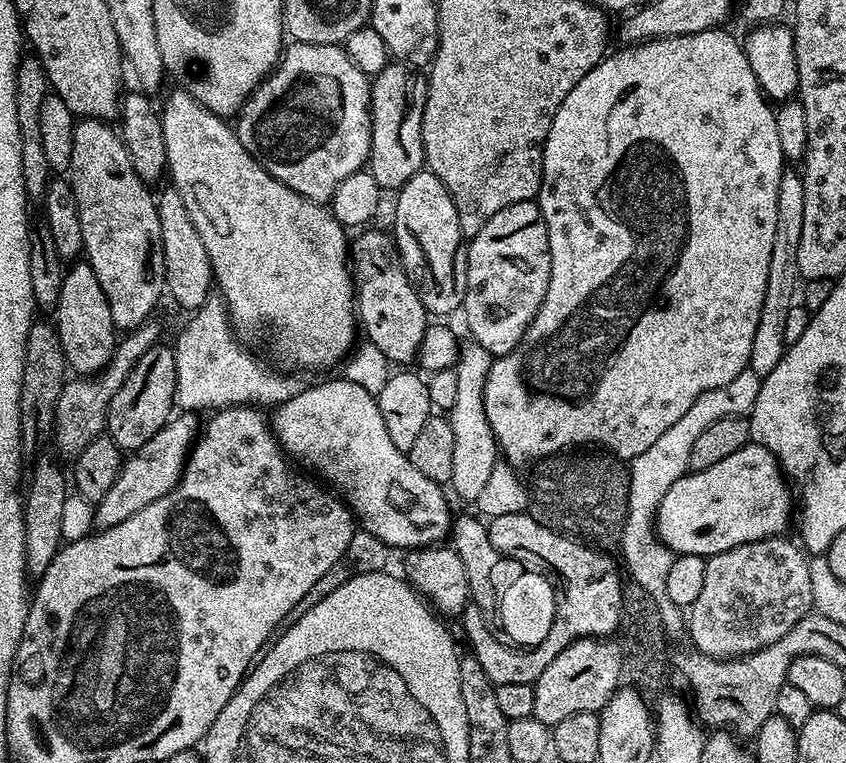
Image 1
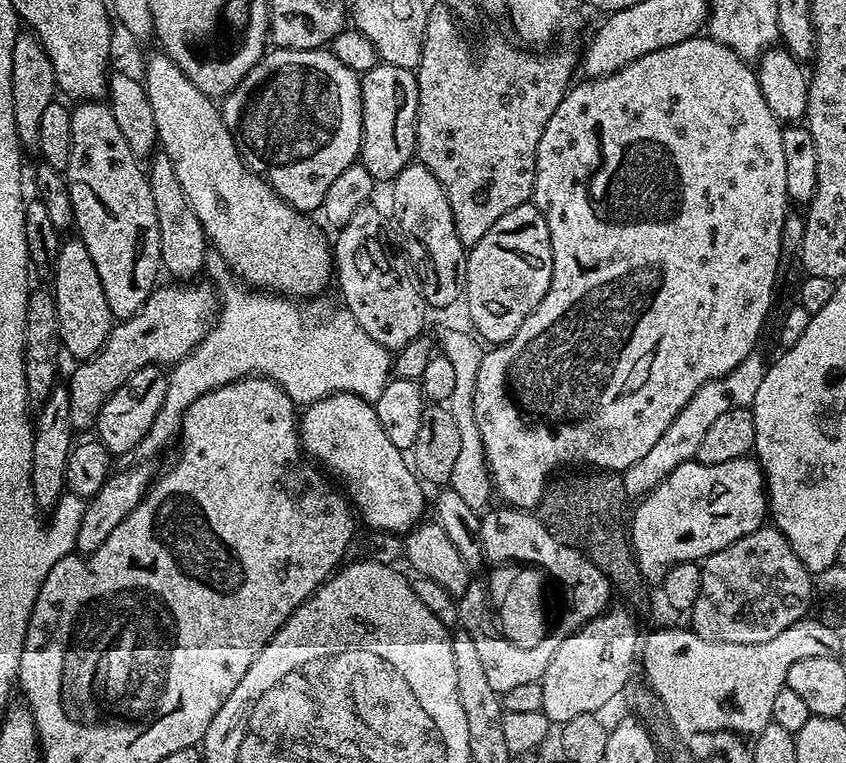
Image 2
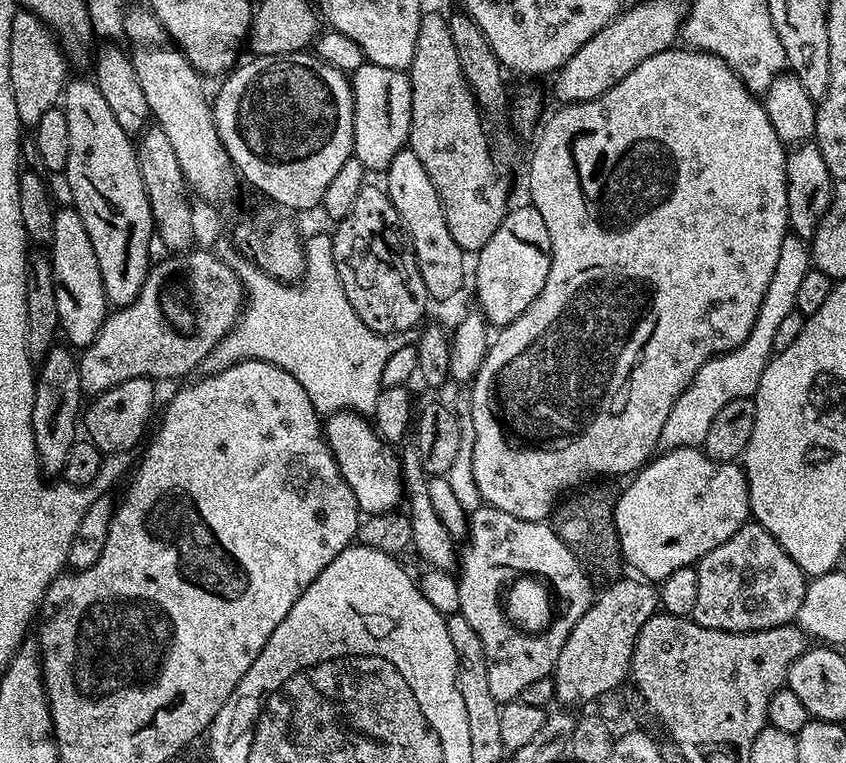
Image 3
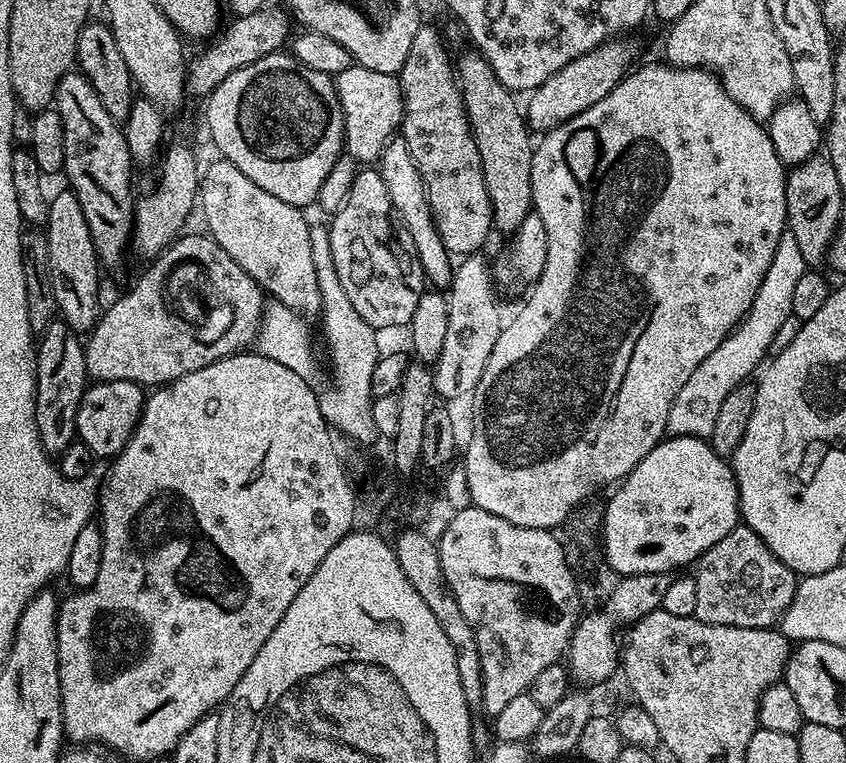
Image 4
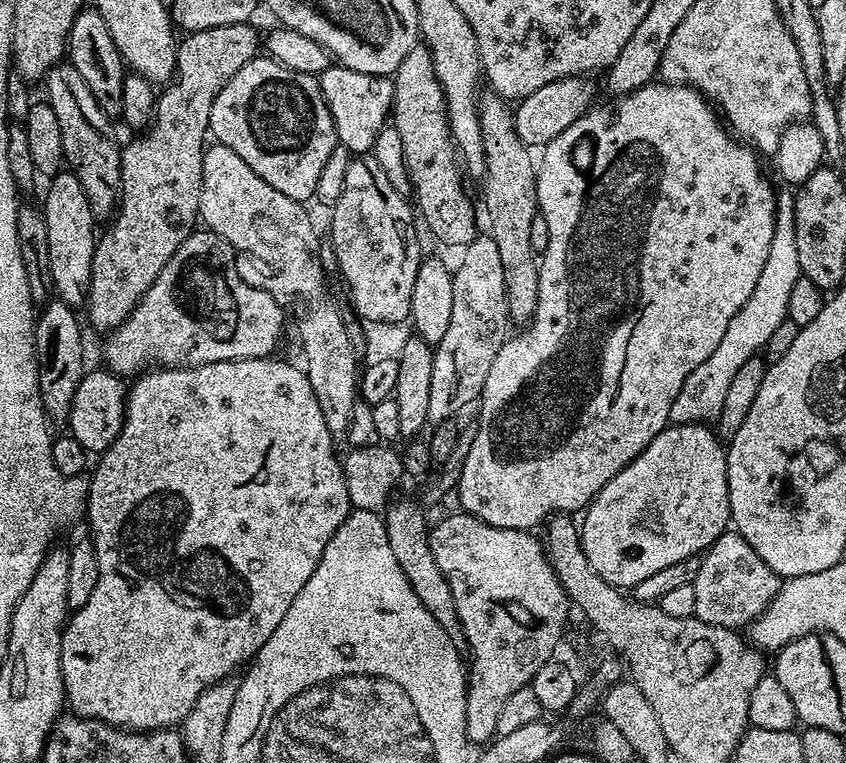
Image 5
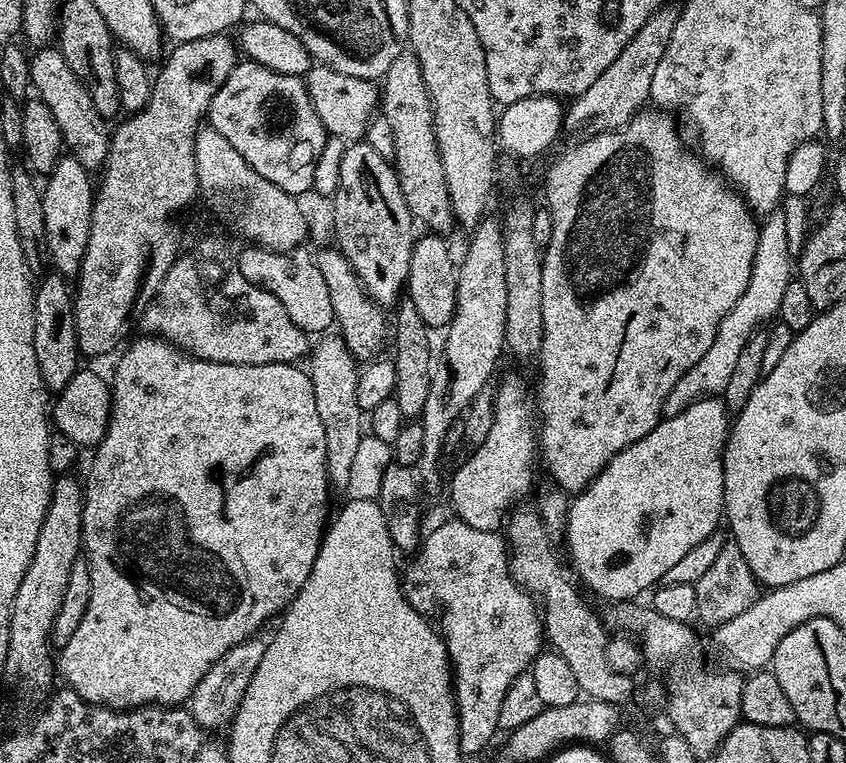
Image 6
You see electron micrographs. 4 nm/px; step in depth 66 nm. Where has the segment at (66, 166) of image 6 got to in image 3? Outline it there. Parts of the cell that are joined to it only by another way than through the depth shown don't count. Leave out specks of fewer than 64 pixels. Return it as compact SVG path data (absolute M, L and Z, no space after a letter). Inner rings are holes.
M71 206L57 207L55 214L50 259L56 283L60 332L73 349L83 350L102 330L110 305L102 286L102 270L98 270L98 254L94 254L94 245L90 242L90 234L86 234L86 226L82 226L82 218Z

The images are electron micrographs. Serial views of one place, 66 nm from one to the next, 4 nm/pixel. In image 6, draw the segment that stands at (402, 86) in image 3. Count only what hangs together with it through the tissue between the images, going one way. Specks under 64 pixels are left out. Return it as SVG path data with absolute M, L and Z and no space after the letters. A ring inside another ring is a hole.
M316 64L308 71L306 83L310 102L329 136L337 136L345 142L360 142L367 137L368 124L377 115L380 102L381 89L377 81L354 78L325 64Z

